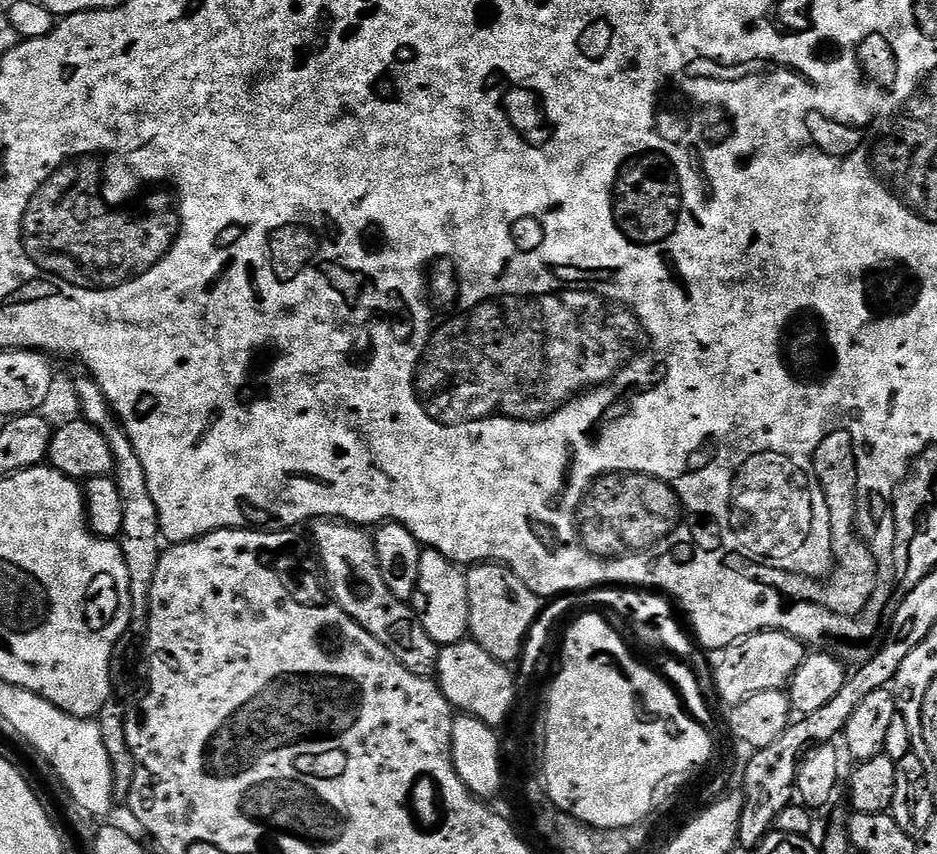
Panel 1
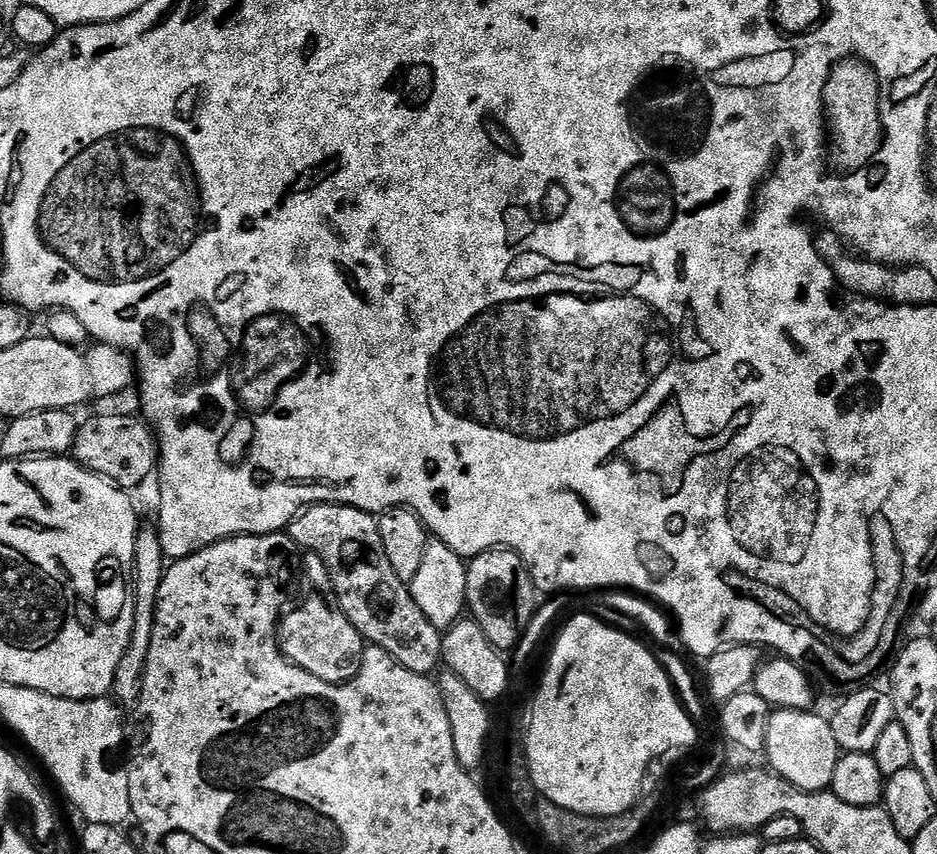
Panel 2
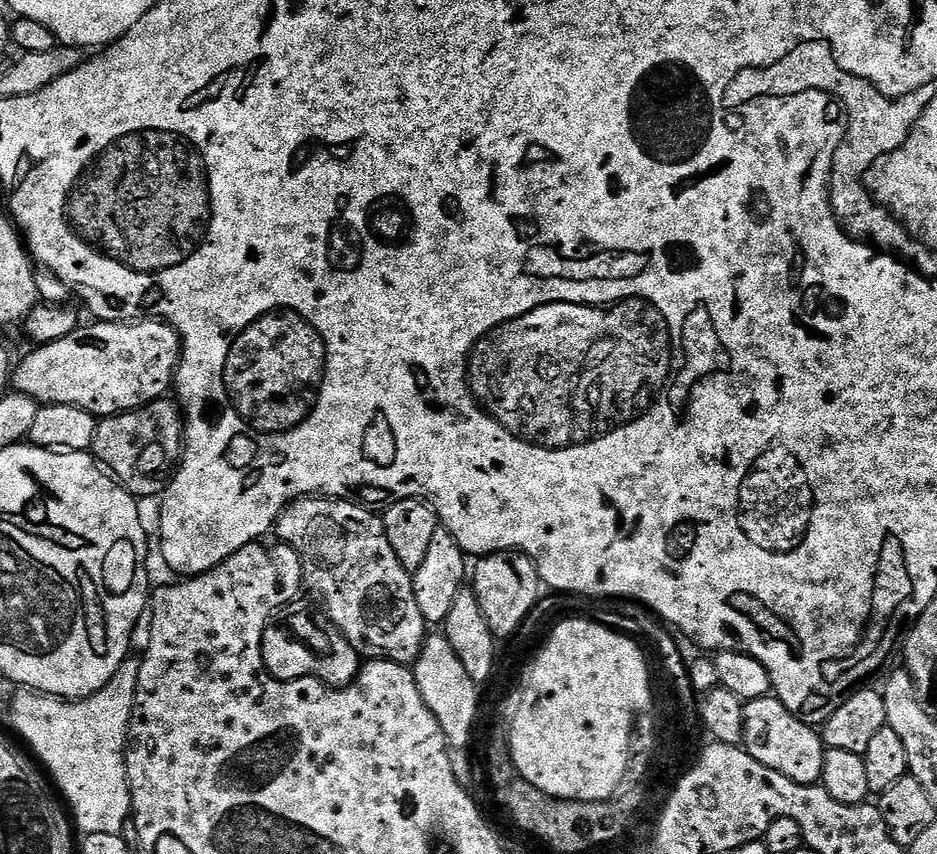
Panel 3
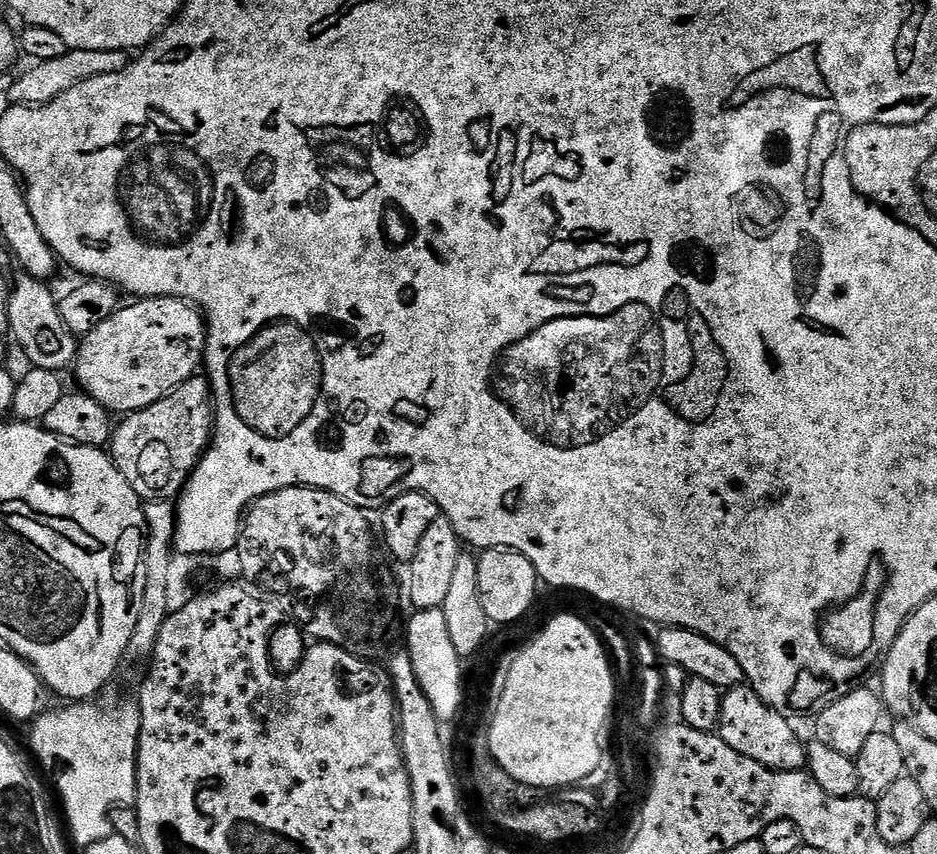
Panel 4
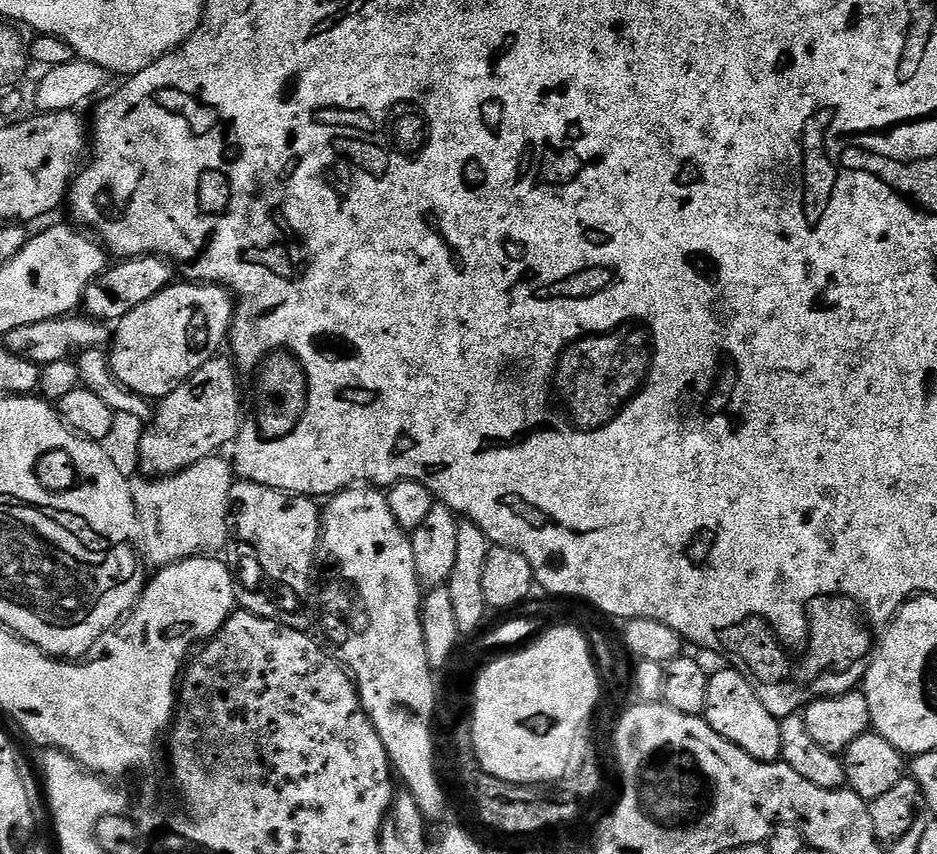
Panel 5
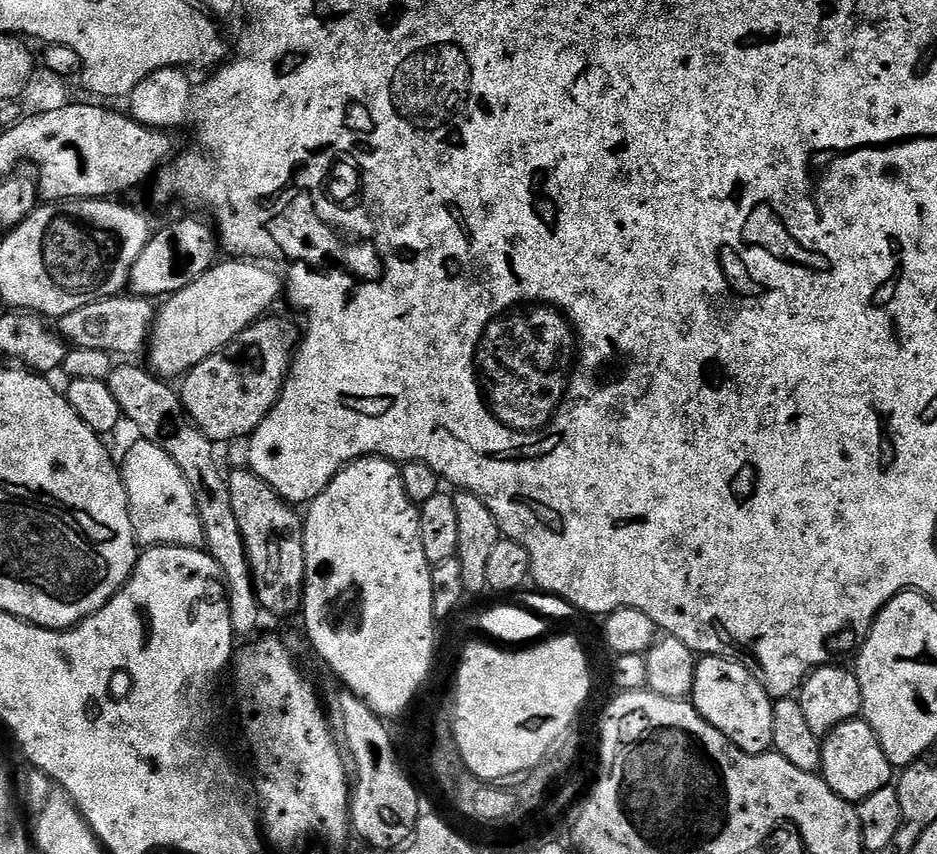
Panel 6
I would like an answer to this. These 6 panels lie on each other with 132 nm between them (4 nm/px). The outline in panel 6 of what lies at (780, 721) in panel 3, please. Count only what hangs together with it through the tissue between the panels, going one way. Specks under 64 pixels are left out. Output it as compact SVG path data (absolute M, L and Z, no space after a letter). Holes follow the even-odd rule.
M701 655L696 661L694 686L690 702L714 730L726 734L738 750L746 754L762 754L772 748L774 738L773 697L762 686L755 672L739 660L727 660L724 656Z

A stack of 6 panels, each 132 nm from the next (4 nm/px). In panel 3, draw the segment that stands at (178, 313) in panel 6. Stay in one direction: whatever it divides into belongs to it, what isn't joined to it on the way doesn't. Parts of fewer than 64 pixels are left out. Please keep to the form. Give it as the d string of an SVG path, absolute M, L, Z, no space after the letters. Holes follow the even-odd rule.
M141 318L131 322L117 322L114 320L101 320L99 322L85 323L83 326L77 327L74 335L62 338L58 342L50 342L33 347L32 353L25 358L24 361L15 365L12 374L11 387L17 392L26 394L30 398L34 398L37 404L43 406L46 404L77 404L82 410L92 413L97 418L105 416L116 416L120 412L132 412L136 408L145 408L147 404L152 404L156 400L167 397L170 389L173 387L176 379L176 367L180 364L180 335L174 331L172 325L155 318Z

